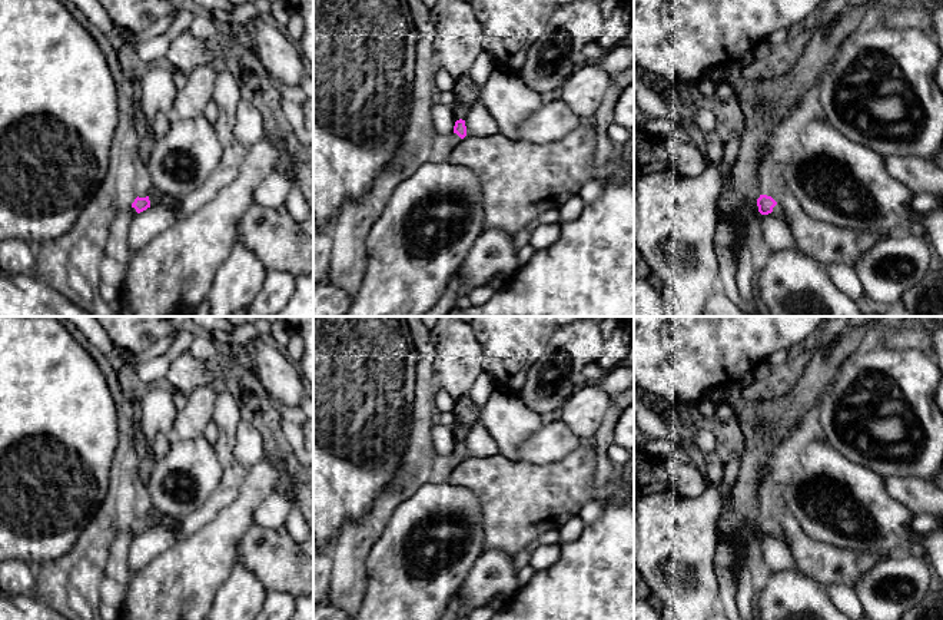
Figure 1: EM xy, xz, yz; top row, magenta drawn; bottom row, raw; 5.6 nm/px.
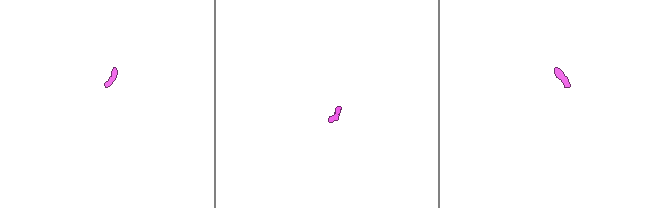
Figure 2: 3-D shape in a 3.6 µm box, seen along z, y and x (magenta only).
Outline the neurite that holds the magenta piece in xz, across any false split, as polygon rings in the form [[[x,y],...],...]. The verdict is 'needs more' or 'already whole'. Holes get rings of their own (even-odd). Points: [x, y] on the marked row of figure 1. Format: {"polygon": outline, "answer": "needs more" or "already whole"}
{"polygon": [[[459,119],[455,122],[454,132],[449,135],[446,145],[452,150],[466,136],[465,120]]], "answer": "needs more"}

